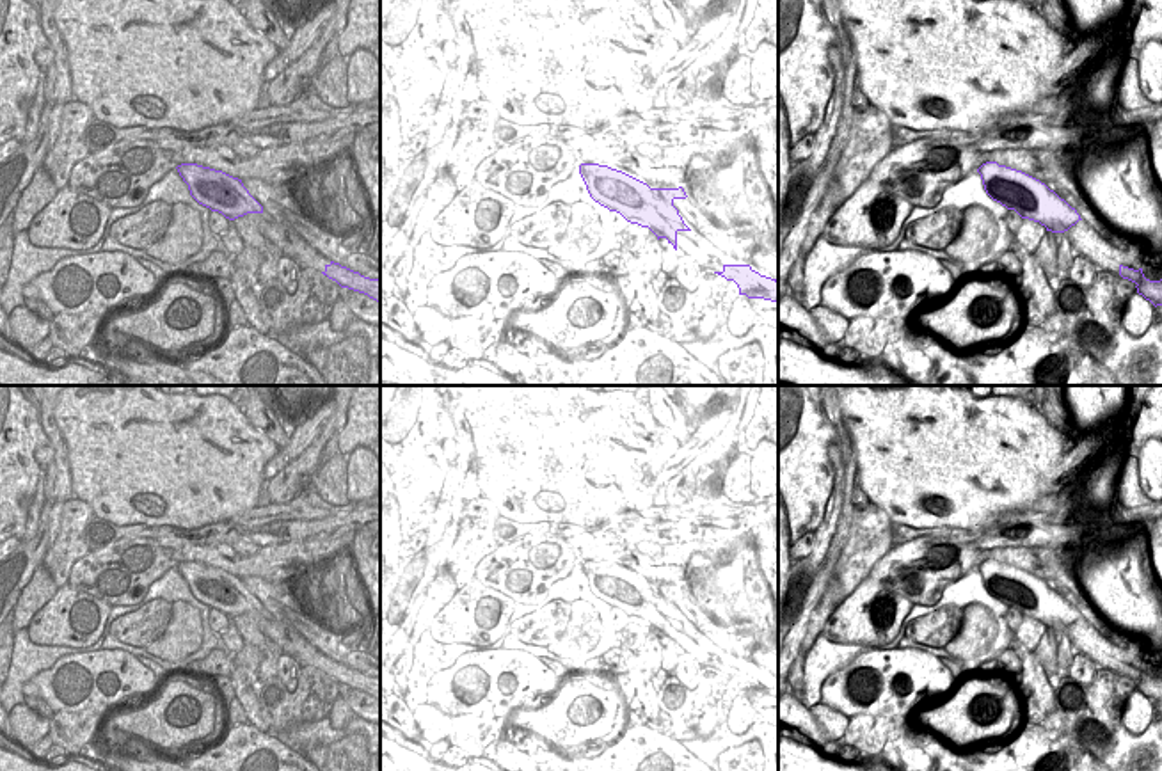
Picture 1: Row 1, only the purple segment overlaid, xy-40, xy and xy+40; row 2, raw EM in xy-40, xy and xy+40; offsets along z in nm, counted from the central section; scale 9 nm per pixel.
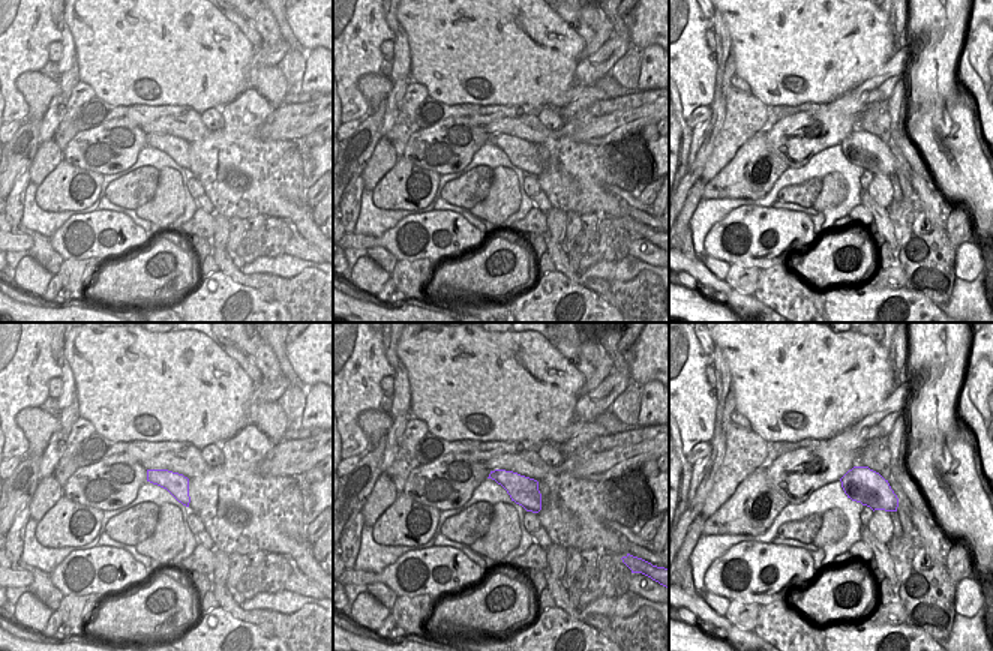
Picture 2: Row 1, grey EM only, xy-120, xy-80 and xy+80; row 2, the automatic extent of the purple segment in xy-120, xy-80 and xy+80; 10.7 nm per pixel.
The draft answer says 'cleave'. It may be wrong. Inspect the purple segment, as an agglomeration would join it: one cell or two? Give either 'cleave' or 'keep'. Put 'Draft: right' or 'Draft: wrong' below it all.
keep
Draft: wrong

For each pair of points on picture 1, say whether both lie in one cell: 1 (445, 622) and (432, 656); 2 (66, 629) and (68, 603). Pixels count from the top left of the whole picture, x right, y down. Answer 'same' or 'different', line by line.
1: different
2: same

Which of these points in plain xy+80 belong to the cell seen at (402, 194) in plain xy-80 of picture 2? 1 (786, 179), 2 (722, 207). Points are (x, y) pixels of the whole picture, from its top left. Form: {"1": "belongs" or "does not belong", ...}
{"1": "does not belong", "2": "does not belong"}

